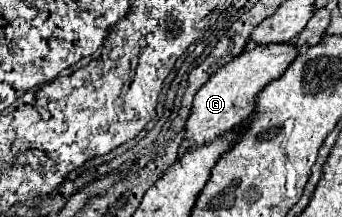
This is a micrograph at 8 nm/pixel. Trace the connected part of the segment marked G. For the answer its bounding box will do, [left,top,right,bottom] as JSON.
[183,43,297,149]

